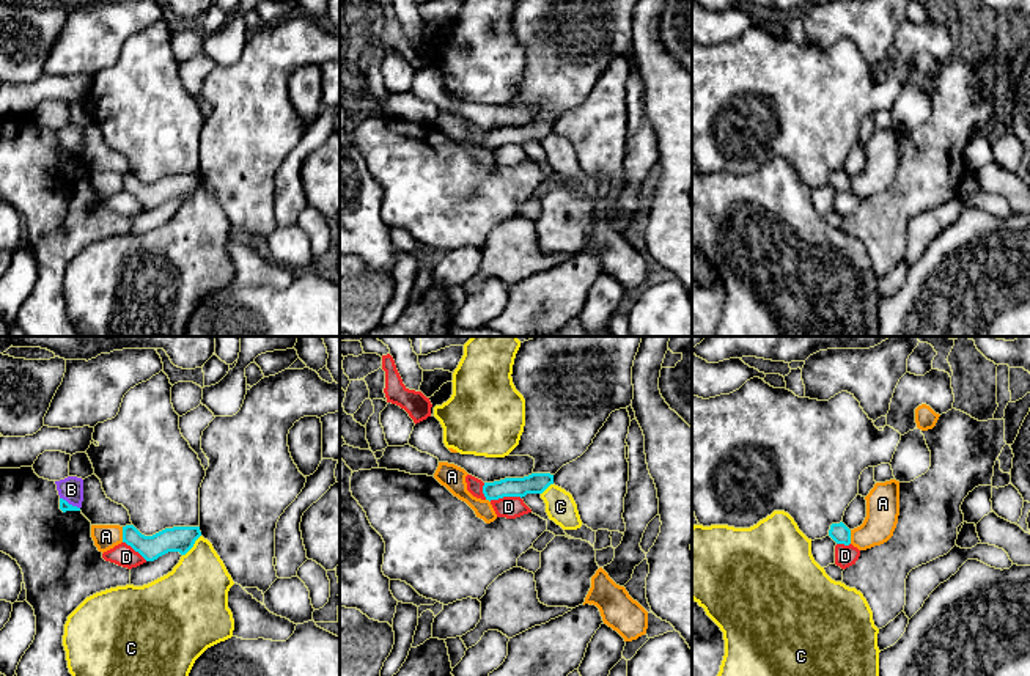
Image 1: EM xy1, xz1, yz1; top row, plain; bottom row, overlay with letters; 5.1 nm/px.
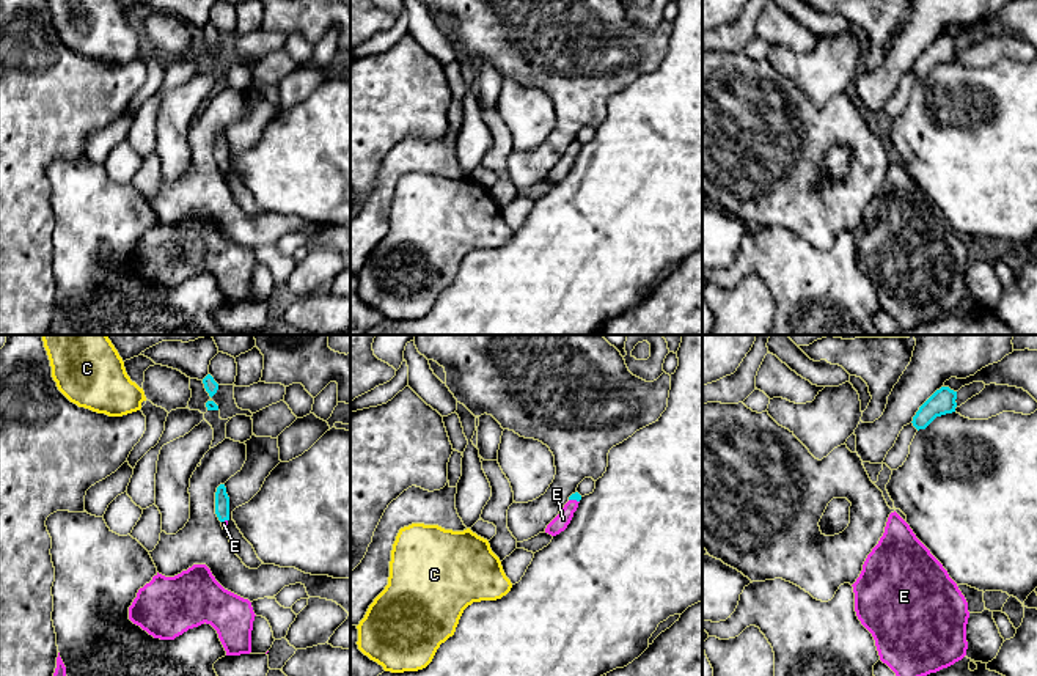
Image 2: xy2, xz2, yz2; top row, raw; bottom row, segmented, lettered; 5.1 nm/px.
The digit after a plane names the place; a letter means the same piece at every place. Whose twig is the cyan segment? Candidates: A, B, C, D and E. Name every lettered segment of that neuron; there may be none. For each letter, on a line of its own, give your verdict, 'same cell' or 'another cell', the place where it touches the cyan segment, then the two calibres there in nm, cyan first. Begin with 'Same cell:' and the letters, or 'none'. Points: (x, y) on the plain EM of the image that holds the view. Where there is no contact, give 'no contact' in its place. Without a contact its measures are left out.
Same cell: E
A: another cell; contact xy1 (123, 183); calibres 130 and 130 nm
B: another cell; contact xy1 (68, 151); calibres 50 and 130 nm
C: another cell; contact xy1 (192, 194); calibres 130 and 340 nm
D: another cell; contact xz1 (505, 143); calibres 110 and 110 nm
E: same cell; contact xz2 (574, 146); calibres 40 and 80 nm

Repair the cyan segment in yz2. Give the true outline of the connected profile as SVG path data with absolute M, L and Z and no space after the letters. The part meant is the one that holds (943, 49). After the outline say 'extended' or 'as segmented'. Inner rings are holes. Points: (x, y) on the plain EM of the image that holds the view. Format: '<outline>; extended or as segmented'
M941 35L919 55L913 64L913 74L918 79L925 77L936 64L955 60L955 47L957 39L949 35Z; as segmented

